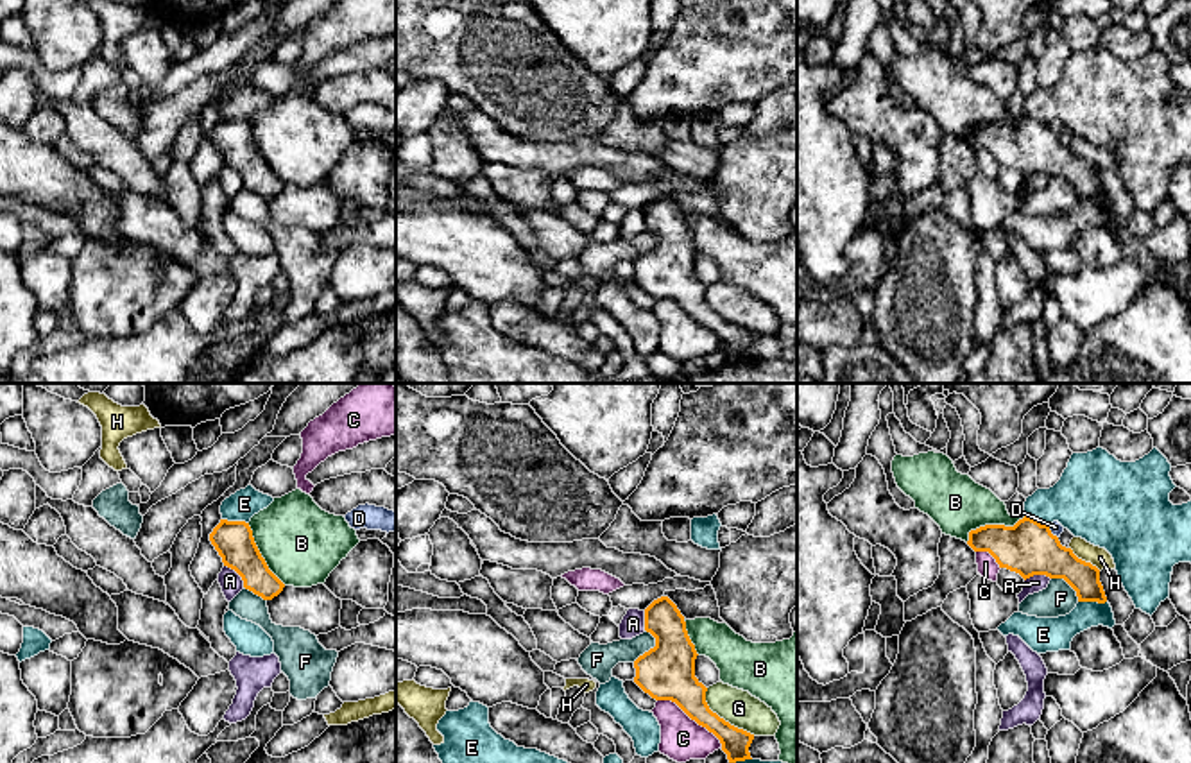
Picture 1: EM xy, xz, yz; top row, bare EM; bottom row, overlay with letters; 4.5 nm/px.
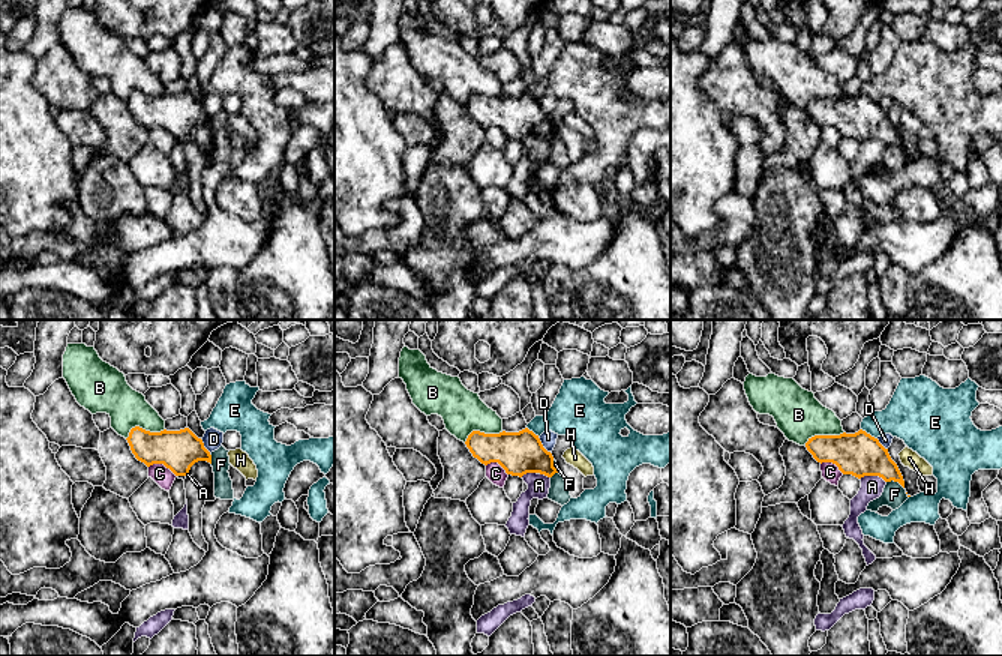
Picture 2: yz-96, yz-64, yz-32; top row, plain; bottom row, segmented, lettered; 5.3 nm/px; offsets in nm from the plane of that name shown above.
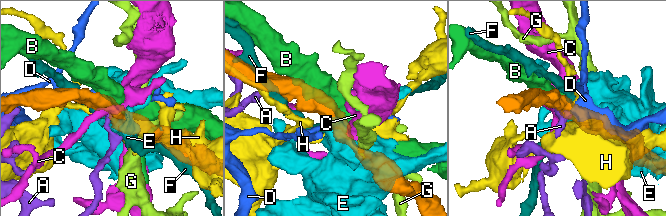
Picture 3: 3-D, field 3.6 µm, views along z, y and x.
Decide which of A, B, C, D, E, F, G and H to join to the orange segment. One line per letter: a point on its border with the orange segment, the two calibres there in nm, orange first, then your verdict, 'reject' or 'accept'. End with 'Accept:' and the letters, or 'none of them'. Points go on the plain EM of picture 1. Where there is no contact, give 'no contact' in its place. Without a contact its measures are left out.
A: xy (237, 171) | 180/100 nm | reject
B: yz (993, 124) | 240/260 nm | reject
C: xz (692, 317) | 260/190 nm | reject
D: yz (1050, 131) | 240/60 nm | reject
E: yz (1093, 199) | 160/160 nm | reject
F: xz (651, 248) | 260/150 nm | reject
G: xz (722, 317) | 160/160 nm | reject
H: yz (1084, 160) | 240/90 nm | reject
Accept: none of them

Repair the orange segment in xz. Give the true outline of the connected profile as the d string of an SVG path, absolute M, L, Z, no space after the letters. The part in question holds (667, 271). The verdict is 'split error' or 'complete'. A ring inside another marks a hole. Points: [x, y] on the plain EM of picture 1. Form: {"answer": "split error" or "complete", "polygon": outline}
{"answer": "complete", "polygon": "M668 195L654 199L645 208L645 229L655 236L655 245L634 260L634 281L655 299L675 301L691 319L713 331L720 339L729 362L752 358L749 346L754 333L731 324L709 308L706 301L707 287L695 276L695 258L698 253L688 235L684 215Z"}

